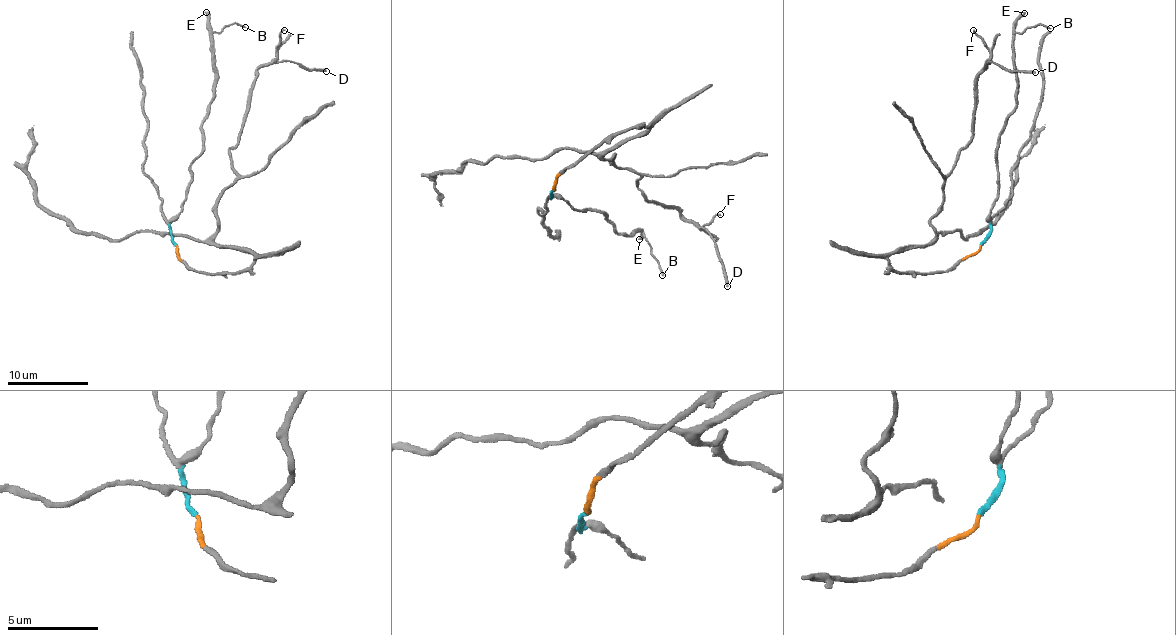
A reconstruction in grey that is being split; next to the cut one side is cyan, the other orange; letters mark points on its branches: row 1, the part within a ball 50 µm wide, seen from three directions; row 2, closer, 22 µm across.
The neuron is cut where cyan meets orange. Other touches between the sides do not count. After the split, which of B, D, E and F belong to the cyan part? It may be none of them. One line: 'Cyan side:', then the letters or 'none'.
Cyan side: B, E

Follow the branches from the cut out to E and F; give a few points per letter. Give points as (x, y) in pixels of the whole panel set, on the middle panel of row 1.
E: (555, 191), (551, 197), (573, 208), (608, 214), (622, 234), (643, 229), (638, 239)
F: (554, 191), (584, 157), (646, 126), (605, 158), (615, 154), (650, 200), (699, 228), (720, 213)

